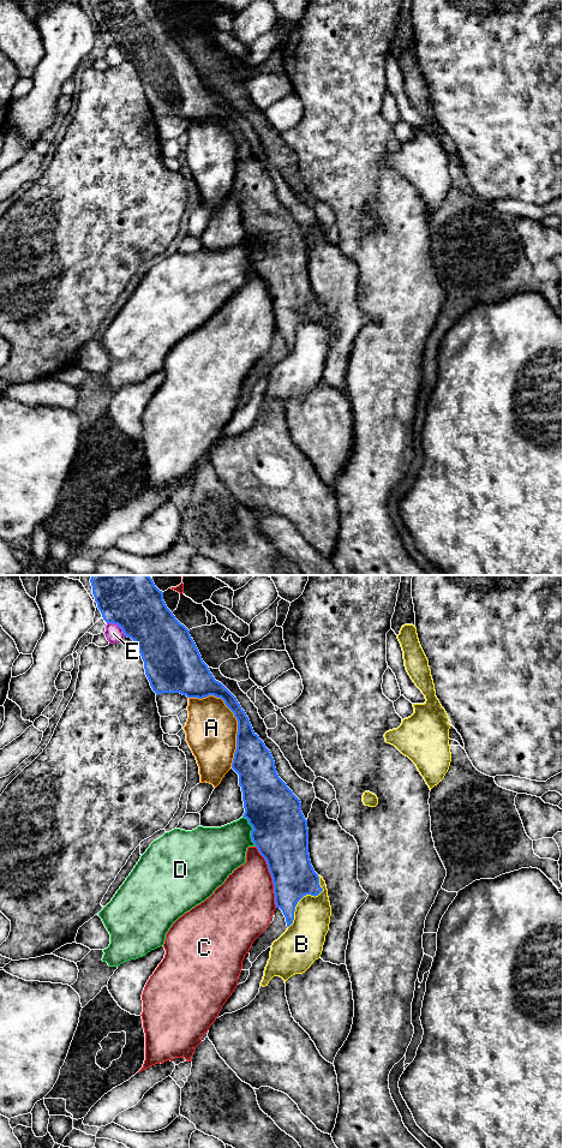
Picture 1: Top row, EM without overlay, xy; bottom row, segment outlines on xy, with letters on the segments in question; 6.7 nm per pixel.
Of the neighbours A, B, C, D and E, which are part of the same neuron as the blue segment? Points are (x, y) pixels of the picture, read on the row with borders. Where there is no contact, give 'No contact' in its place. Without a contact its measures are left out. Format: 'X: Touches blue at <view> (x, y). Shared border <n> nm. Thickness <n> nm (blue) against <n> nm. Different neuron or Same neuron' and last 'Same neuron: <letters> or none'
A: Touches blue at xy (234, 716). Shared border 550 nm. Thickness 190 nm (blue) against 340 nm. Different neuron
B: Touches blue at xy (304, 895). Shared border 400 nm. Thickness 280 nm (blue) against 240 nm. Different neuron
C: Touches blue at xy (271, 877). Shared border 440 nm. Thickness 340 nm (blue) against 400 nm. Different neuron
D: Touches blue at xy (251, 831). Shared border 220 nm. Thickness 380 nm (blue) against 320 nm. Different neuron
E: Touches blue at xy (118, 625). Shared border 160 nm. Thickness 400 nm (blue) against 120 nm. Different neuron
Same neuron: none

